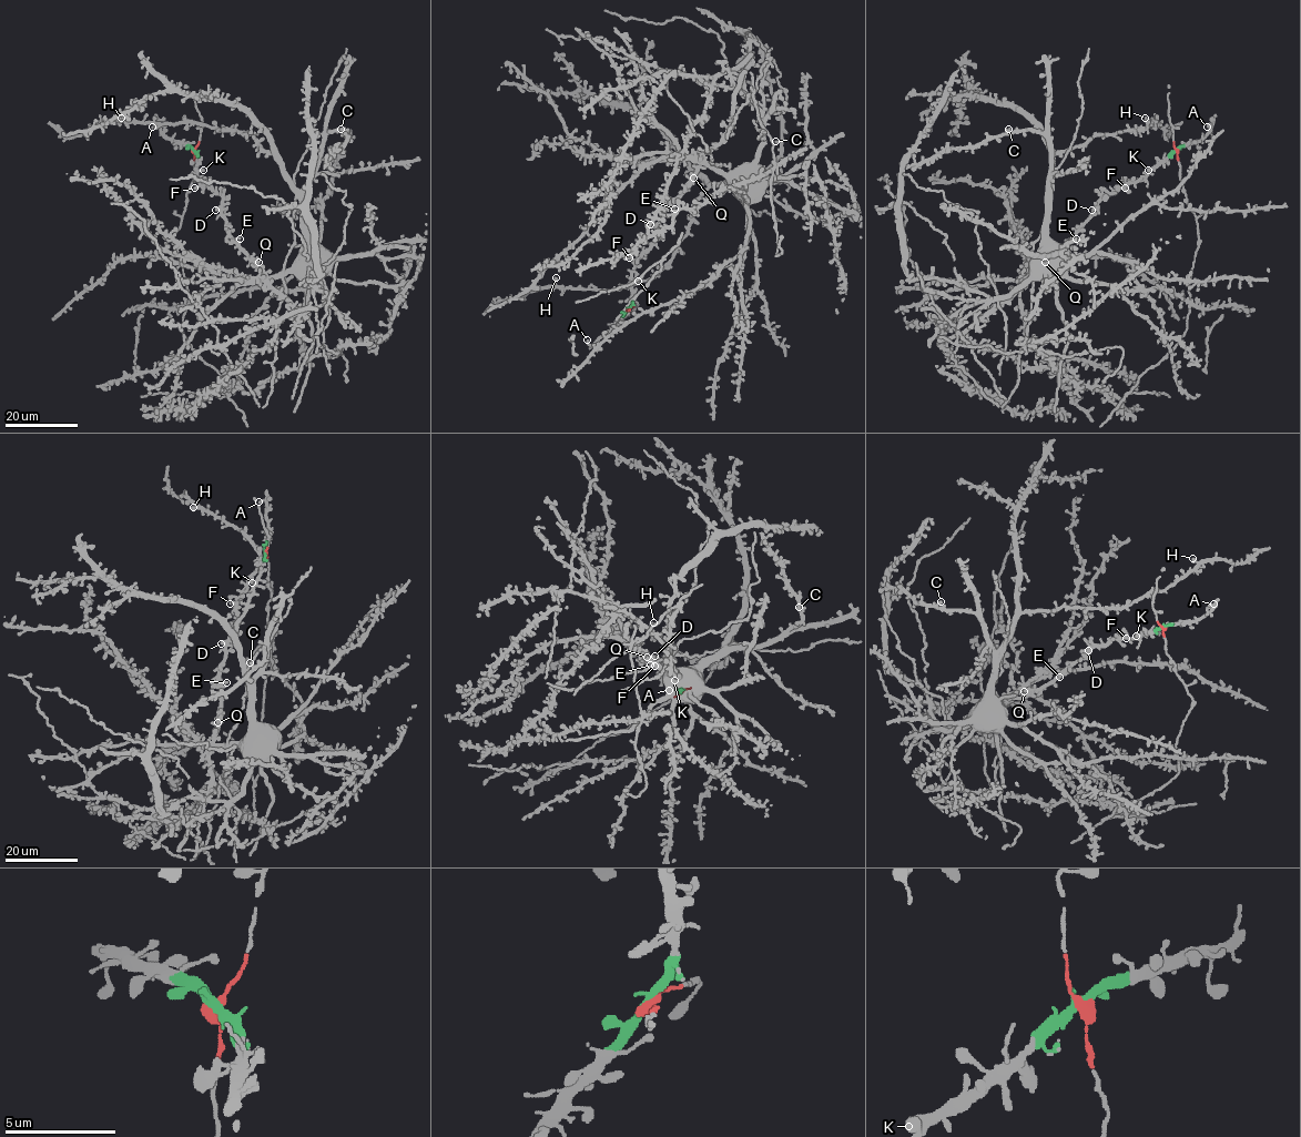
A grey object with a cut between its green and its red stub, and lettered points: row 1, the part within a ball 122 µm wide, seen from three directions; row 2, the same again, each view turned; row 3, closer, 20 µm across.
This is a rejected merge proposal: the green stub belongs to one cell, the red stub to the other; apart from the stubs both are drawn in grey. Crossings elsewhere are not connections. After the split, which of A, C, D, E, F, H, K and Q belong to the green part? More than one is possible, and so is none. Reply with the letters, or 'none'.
A, D, E, F, K, Q

